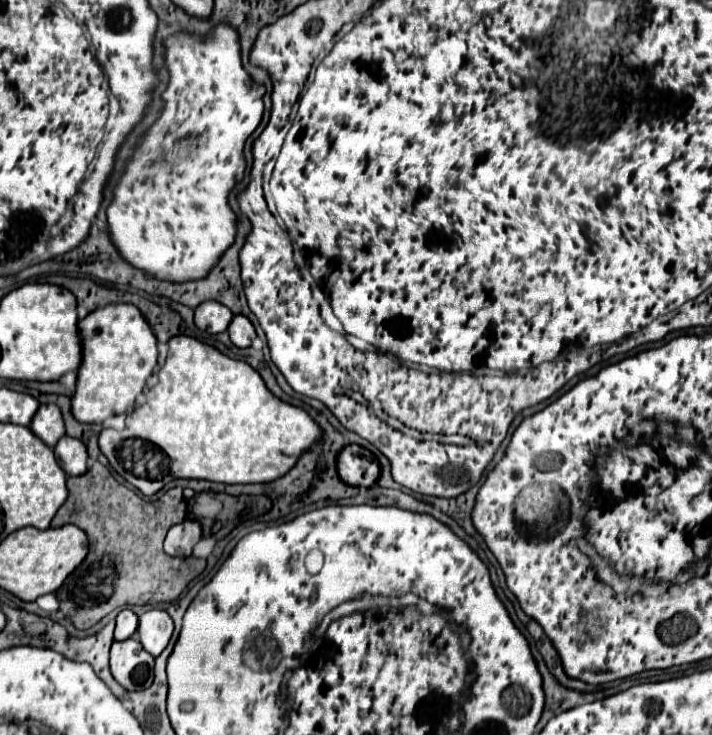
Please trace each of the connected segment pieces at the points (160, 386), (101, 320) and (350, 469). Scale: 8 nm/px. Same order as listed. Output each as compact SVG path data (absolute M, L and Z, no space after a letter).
M177 335L177 337L171 337L169 341L169 355L167 355L167 361L165 365L159 369L159 381L155 387L151 387L149 391L145 391L143 399L139 401L137 409L127 415L125 419L125 427L119 431L119 429L103 429L101 435L99 435L99 449L103 451L103 455L109 459L111 467L125 479L129 481L133 487L137 487L143 495L153 495L157 493L161 487L167 485L167 481L171 479L177 479L177 477L183 477L183 479L207 479L207 481L217 481L217 483L231 483L231 485L237 485L237 483L269 483L269 481L275 481L279 477L283 477L297 461L299 457L305 453L305 451L311 451L315 445L319 445L321 441L321 435L323 435L323 429L309 417L307 411L303 411L301 407L295 407L295 405L289 405L285 401L281 401L279 397L275 397L265 381L261 379L261 375L247 363L243 361L235 361L235 359L229 359L227 355L223 355L221 351L217 351L215 347L207 345L207 343L201 343L199 339L195 337L189 337L189 335Z
M107 305L89 313L81 323L83 361L77 375L71 411L79 423L103 423L111 415L127 413L143 393L157 365L157 337L135 305Z
M347 445L337 457L339 477L355 487L371 487L381 475L381 467L371 451L359 445Z

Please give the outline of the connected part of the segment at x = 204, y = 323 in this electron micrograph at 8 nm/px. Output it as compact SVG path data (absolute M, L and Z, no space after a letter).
M203 301L195 309L195 325L207 333L221 333L227 329L233 313L219 301Z

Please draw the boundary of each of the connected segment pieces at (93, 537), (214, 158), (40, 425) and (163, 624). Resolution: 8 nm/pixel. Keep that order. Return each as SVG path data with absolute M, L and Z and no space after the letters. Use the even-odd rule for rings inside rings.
M95 461L81 477L69 477L69 497L51 521L51 527L73 523L89 537L85 561L65 579L57 591L61 611L69 615L77 629L89 629L113 609L123 605L171 603L193 577L205 569L199 557L169 557L163 551L163 539L171 525L187 517L183 489L173 487L157 501L145 501L135 491L117 483L105 465Z
M219 25L215 27L215 35L211 33L205 39L193 37L193 35L183 35L177 33L173 37L169 37L165 41L167 45L167 67L169 67L169 85L163 93L163 99L167 99L165 111L161 115L161 119L151 127L151 131L146 133L140 140L138 148L133 157L128 161L125 169L125 177L121 179L121 183L115 189L115 199L113 203L107 207L107 221L109 221L109 231L111 231L111 239L117 245L121 257L125 257L125 261L129 261L133 267L145 269L147 273L155 275L157 279L167 279L167 281L189 281L189 279L201 279L205 277L205 273L209 273L209 269L217 263L217 259L223 255L223 251L233 243L235 237L235 213L229 209L227 205L227 195L233 189L235 181L243 177L245 171L245 157L243 157L243 145L245 139L257 129L257 125L261 123L263 117L263 87L253 87L249 83L249 75L245 73L245 69L241 67L241 57L239 57L239 43L237 43L237 33L227 27L227 25Z
M55 403L41 405L29 427L49 447L55 447L55 443L65 435L63 415L61 415L61 409Z
M149 609L139 617L139 641L147 653L157 657L173 635L173 621L163 609Z

